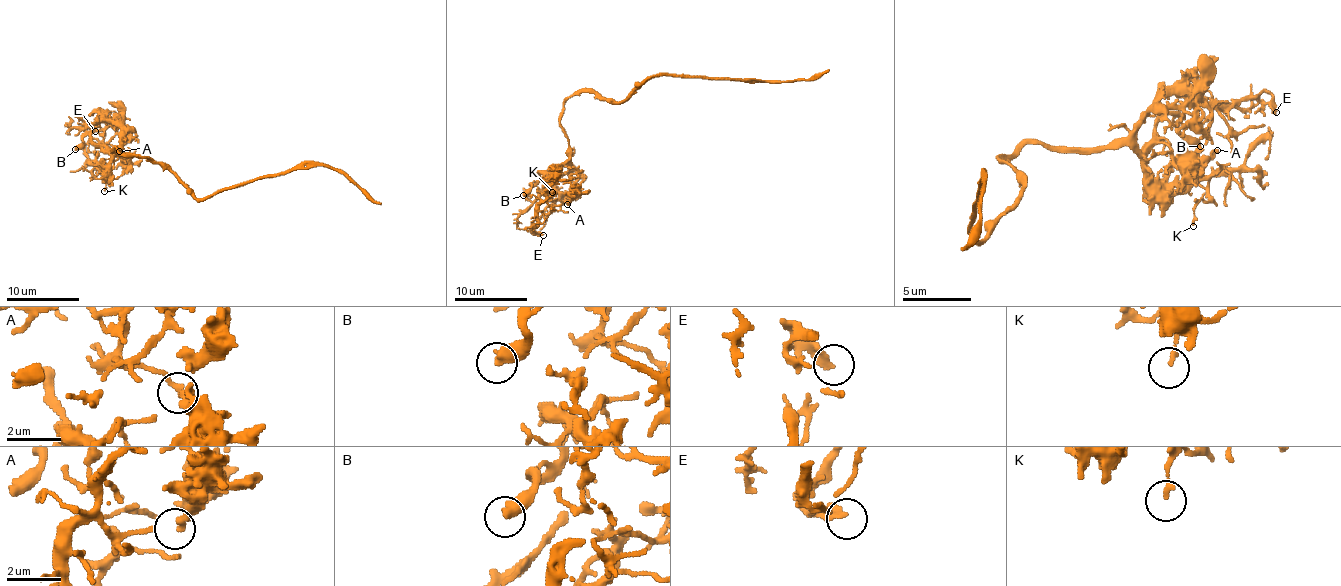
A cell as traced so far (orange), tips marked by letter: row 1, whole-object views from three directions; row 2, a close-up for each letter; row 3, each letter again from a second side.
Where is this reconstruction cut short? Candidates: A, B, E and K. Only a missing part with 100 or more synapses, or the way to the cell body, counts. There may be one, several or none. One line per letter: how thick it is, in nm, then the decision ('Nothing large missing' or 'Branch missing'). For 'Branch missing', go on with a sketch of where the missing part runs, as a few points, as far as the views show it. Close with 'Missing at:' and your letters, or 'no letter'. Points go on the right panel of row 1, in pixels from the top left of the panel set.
A: Thickness 280 nm. Nothing large missing
B: Thickness 480 nm. Branch missing
E: Thickness 160 nm. Nothing large missing
K: Thickness 160 nm. Nothing large missing
Missing at: B

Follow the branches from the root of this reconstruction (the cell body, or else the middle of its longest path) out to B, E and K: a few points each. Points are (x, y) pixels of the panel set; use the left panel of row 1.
B: (173, 175), (146, 158), (111, 149), (120, 147), (113, 153), (89, 133), (75, 149)
E: (173, 175), (146, 158), (111, 149), (120, 149), (120, 129), (111, 122), (100, 129), (82, 126), (95, 131)
K: (173, 175), (146, 158), (124, 157), (115, 147), (122, 149), (106, 168), (91, 171), (106, 180), (104, 191)

